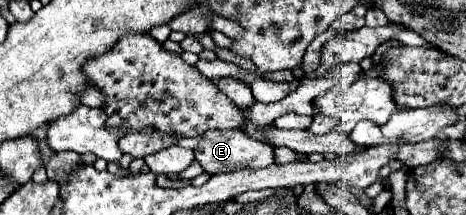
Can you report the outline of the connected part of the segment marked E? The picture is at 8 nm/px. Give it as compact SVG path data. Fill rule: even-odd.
M209 130L195 148L195 160L203 166L207 174L213 176L221 172L233 172L237 168L267 168L275 164L275 154L271 144L259 142L241 130Z

